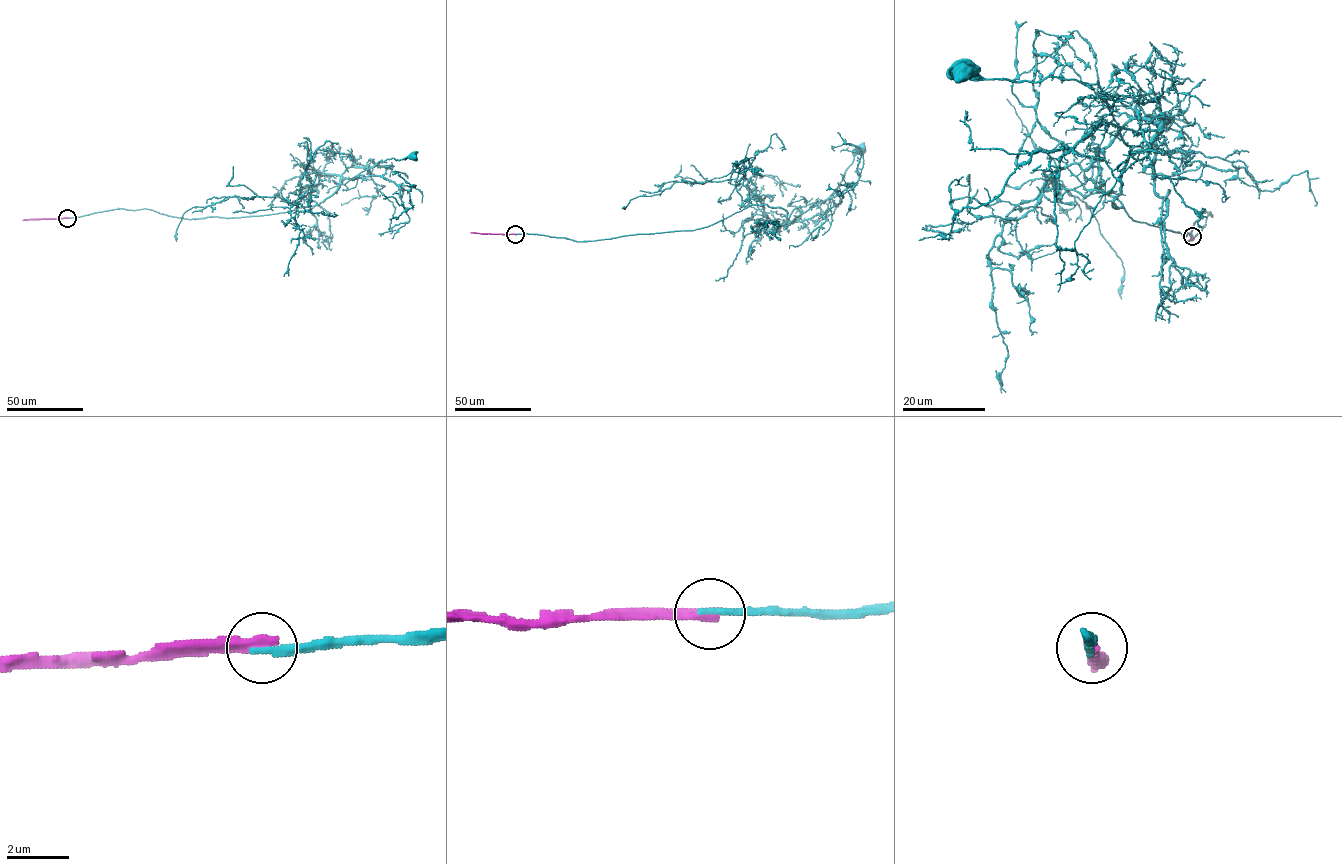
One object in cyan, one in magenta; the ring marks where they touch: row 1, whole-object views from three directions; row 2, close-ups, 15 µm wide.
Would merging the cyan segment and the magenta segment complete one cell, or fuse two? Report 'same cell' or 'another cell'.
another cell

